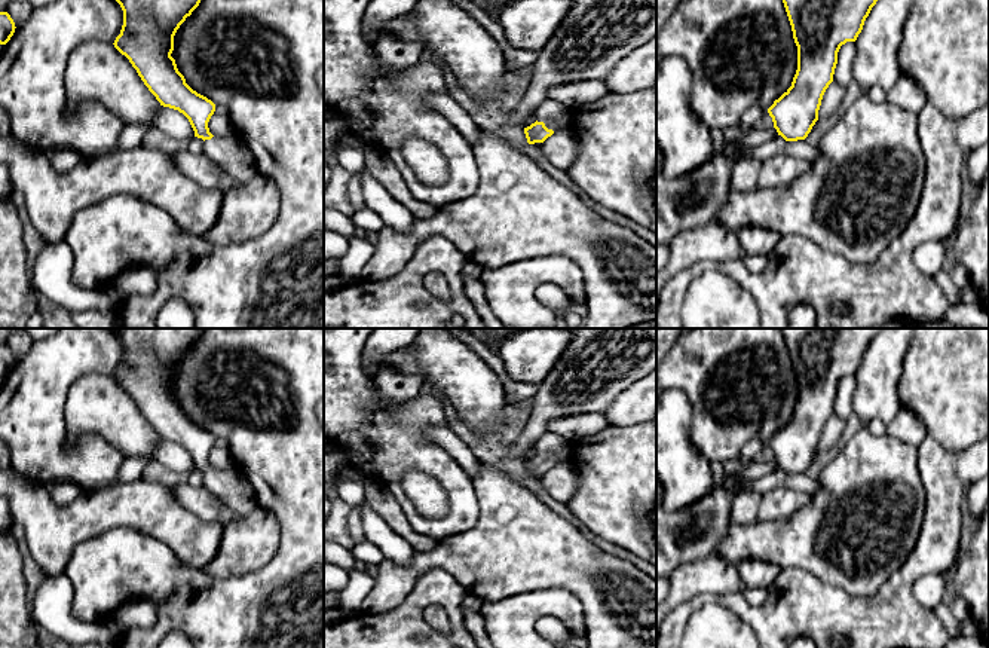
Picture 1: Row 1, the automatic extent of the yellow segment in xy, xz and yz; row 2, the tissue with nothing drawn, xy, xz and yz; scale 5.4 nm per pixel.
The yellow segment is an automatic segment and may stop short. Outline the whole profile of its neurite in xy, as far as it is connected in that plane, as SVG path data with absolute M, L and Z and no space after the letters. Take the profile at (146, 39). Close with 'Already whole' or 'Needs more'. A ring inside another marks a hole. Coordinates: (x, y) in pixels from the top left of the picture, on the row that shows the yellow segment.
M116 0L123 10L123 25L120 34L114 40L114 48L125 55L132 67L137 70L138 76L148 88L148 91L156 97L156 100L163 107L169 107L183 113L193 131L195 137L203 140L203 155L214 161L235 183L245 184L251 181L257 174L255 158L248 149L248 146L236 135L229 138L217 138L209 132L208 122L215 111L215 104L206 97L193 91L187 83L184 76L178 71L175 59L171 56L174 51L174 36L180 25L187 16L199 6L200 0Z. Needs more

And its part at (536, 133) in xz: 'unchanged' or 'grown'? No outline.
grown

